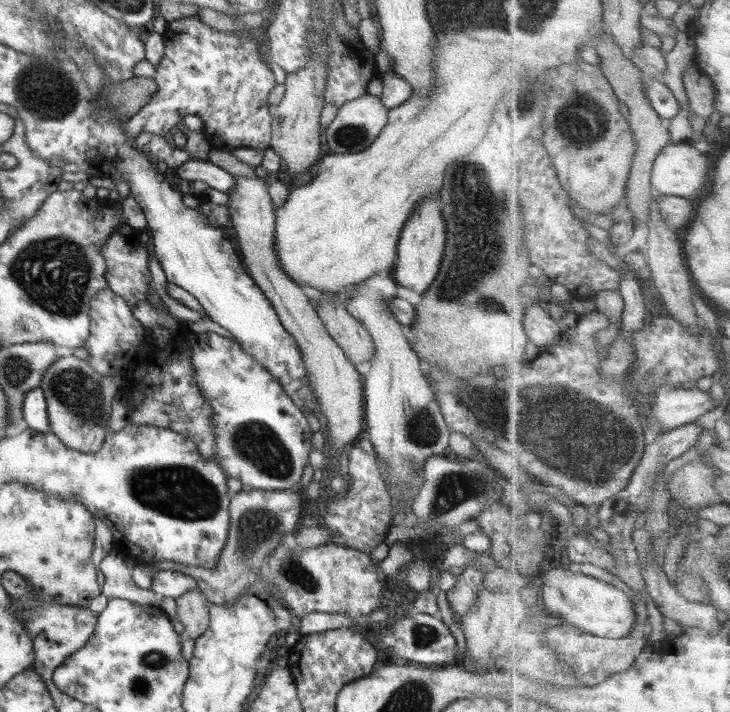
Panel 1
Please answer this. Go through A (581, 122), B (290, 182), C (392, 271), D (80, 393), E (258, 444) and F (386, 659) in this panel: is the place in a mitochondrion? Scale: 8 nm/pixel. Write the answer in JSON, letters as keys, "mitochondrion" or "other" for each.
{"A":"mitochondrion","B":"other","C":"other","D":"mitochondrion","E":"mitochondrion","F":"other"}

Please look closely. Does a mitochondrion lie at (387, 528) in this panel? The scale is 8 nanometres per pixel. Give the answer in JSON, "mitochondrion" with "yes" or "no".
{"mitochondrion":"no"}

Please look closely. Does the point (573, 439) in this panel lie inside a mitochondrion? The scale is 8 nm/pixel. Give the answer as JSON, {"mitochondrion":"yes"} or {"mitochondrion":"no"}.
{"mitochondrion":"yes"}

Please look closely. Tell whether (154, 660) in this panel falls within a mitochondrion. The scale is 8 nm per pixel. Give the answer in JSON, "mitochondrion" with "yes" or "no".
{"mitochondrion":"yes"}

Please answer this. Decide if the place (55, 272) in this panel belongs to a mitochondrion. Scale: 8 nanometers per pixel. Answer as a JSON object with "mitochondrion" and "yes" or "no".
{"mitochondrion":"yes"}

